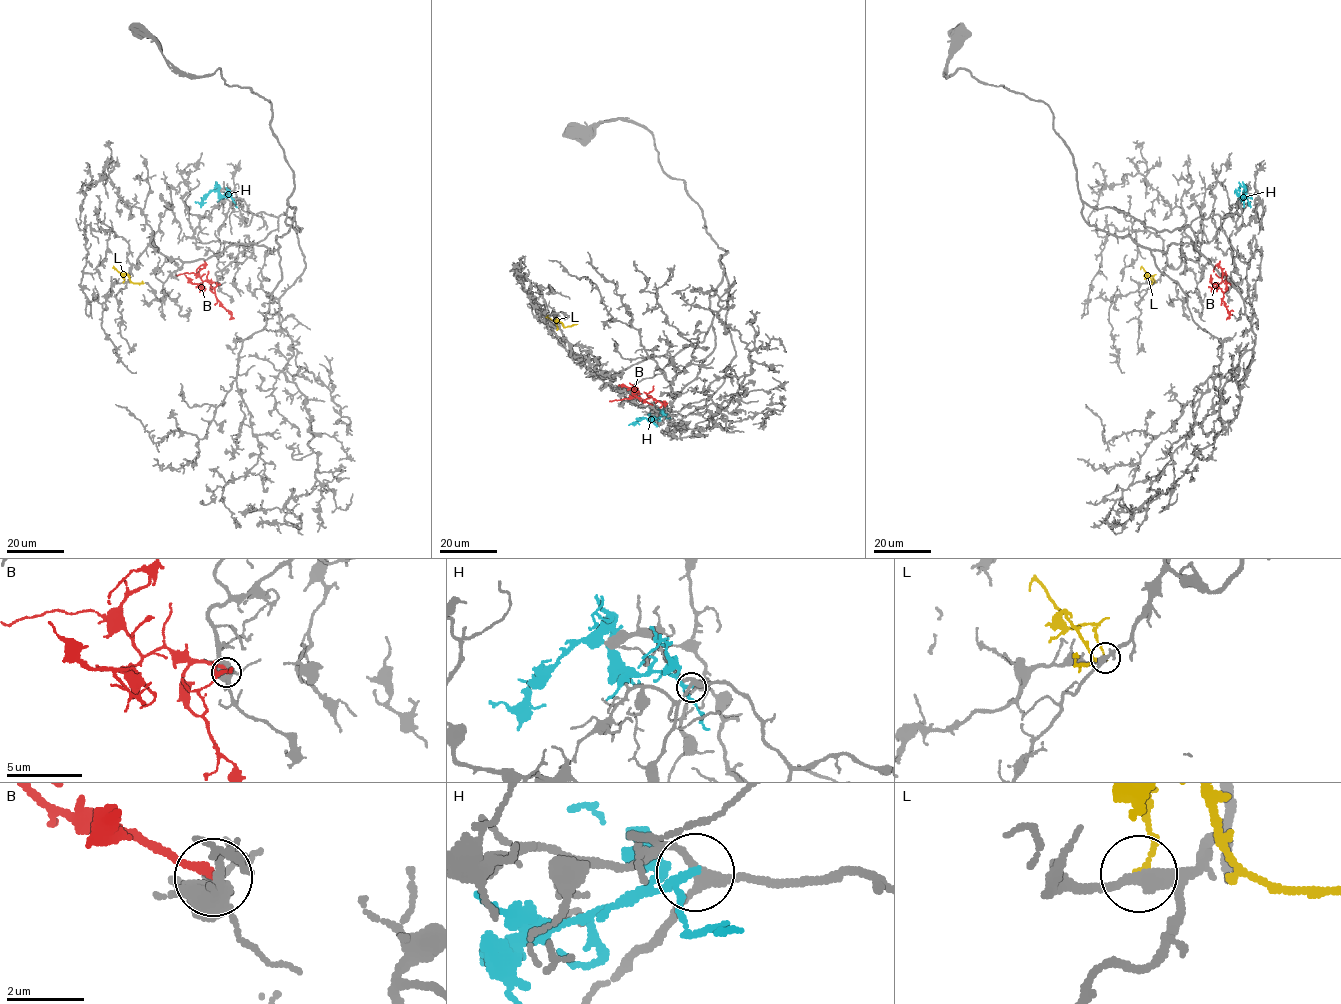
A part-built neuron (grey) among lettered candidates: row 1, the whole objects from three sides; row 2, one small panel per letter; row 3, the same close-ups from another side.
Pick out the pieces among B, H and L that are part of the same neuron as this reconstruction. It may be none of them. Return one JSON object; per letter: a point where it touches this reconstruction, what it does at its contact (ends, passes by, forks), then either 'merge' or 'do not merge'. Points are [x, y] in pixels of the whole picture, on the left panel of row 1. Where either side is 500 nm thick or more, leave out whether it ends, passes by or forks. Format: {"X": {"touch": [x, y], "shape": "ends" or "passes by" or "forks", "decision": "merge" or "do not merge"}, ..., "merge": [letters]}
{"B": {"touch": [219, 284], "shape": "ends", "decision": "merge"}, "H": {"touch": [233, 199], "shape": "passes by", "decision": "do not merge"}, "L": {"touch": [123, 282], "shape": "ends", "decision": "do not merge"}, "merge": ["B"]}

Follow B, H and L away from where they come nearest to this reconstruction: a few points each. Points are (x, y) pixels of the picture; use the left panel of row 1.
B: (218, 284), (212, 283), (210, 290), (231, 314), (229, 319)
H: (234, 199), (211, 190), (200, 203), (195, 201)
L: (123, 282), (125, 274), (132, 282), (143, 283)

